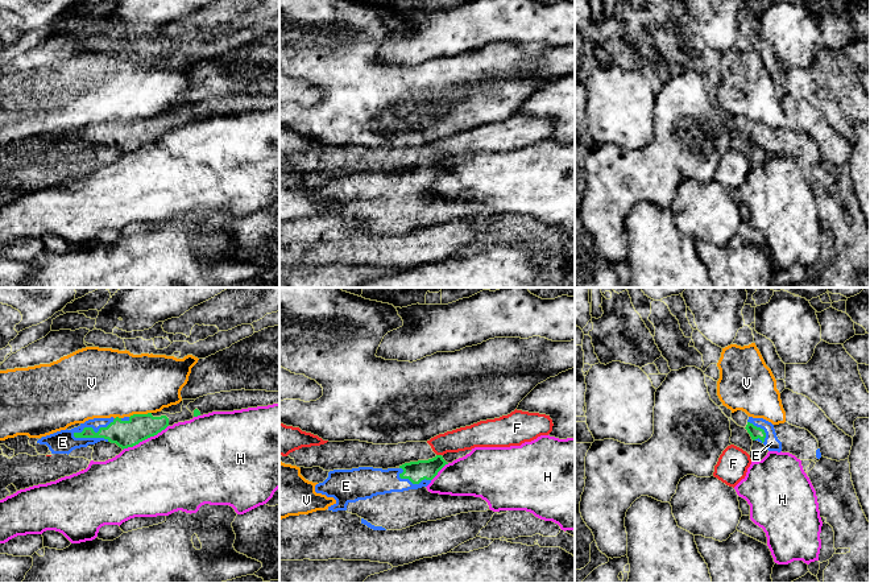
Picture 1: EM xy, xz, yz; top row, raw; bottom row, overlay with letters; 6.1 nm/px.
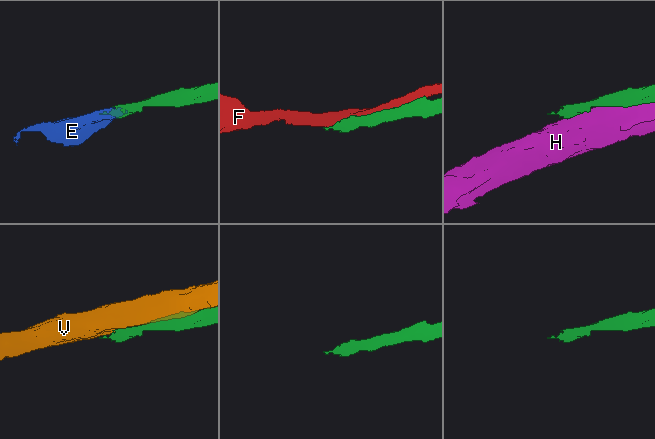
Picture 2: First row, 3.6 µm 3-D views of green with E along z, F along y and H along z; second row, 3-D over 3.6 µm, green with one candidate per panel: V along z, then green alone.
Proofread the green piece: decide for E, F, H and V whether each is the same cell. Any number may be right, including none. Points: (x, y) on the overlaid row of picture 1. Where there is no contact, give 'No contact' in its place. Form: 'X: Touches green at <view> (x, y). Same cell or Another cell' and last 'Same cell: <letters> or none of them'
E: Touches green at xy (92, 430). Same cell
F: Touches green at xz (439, 455). Another cell
H: Touches green at xy (145, 438). Another cell
V: Touches green at xy (140, 414). Another cell
Same cell: E

